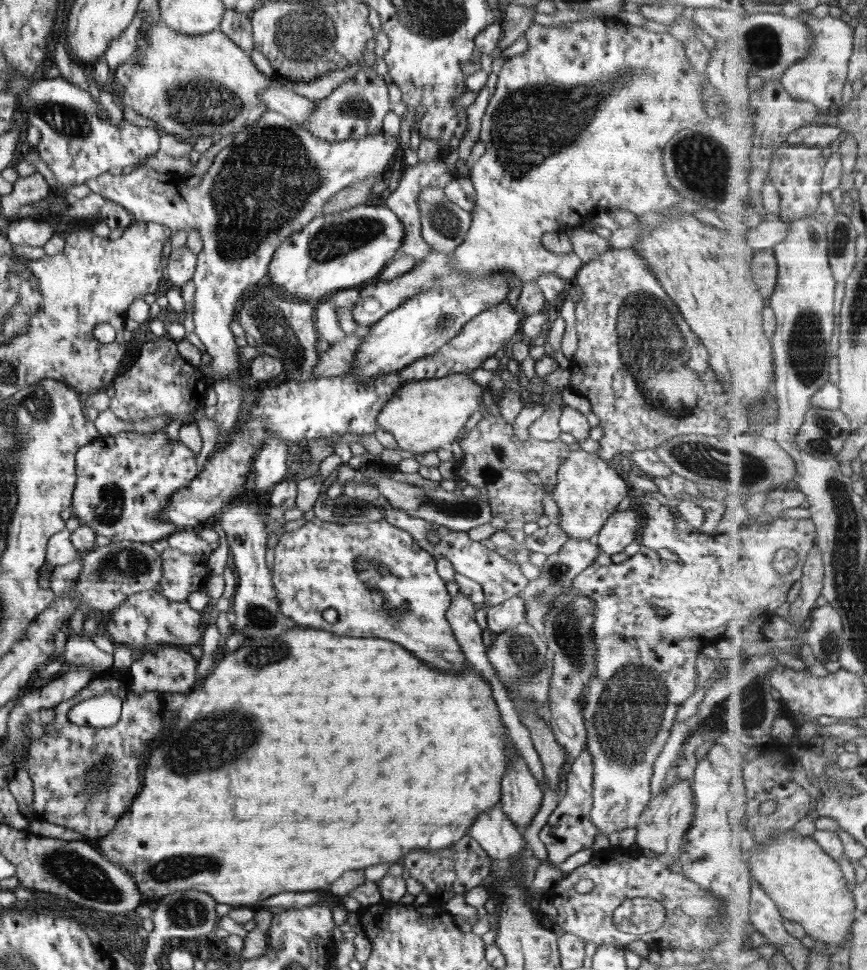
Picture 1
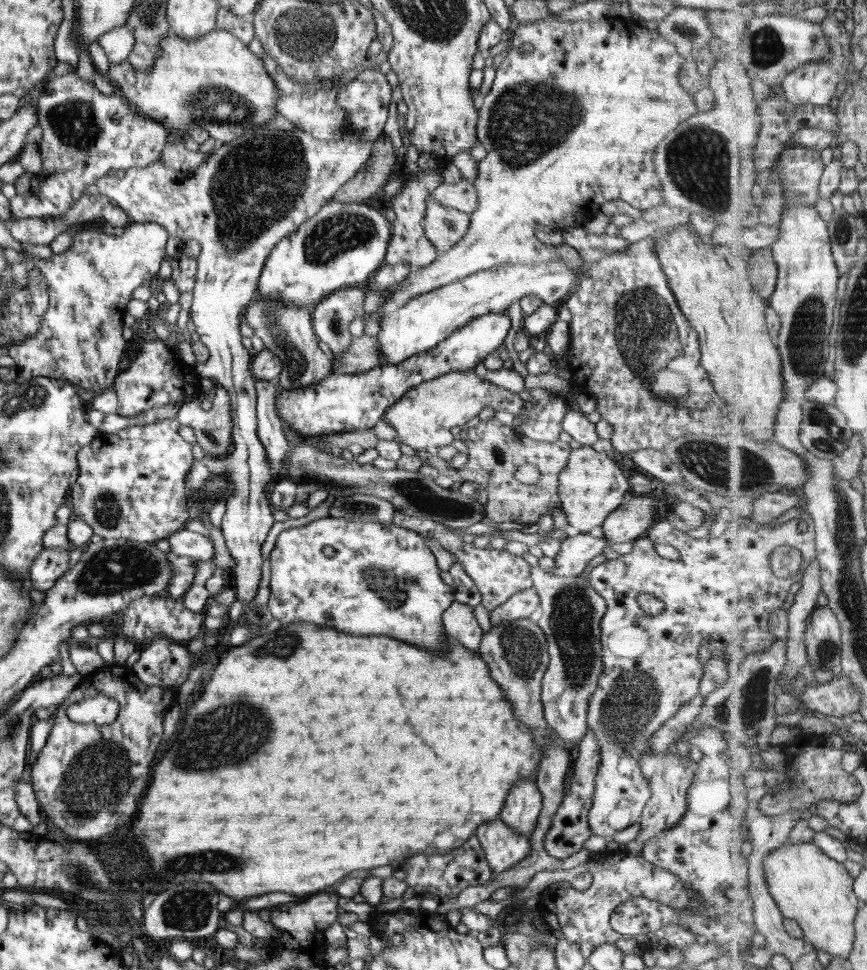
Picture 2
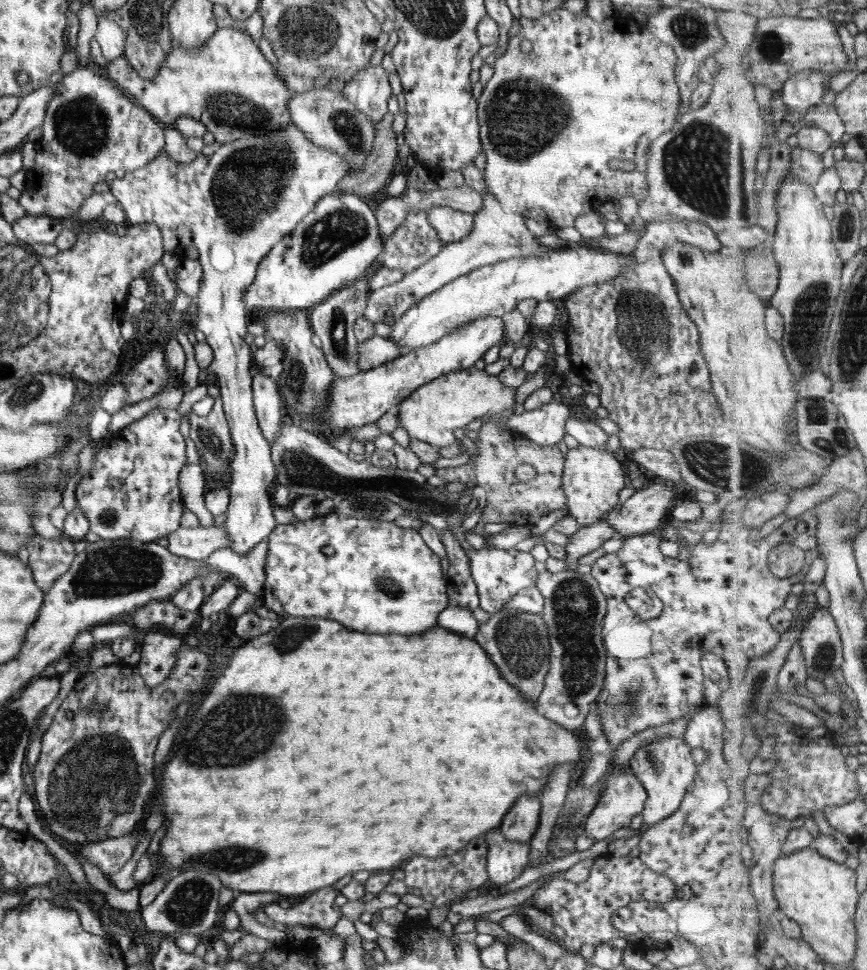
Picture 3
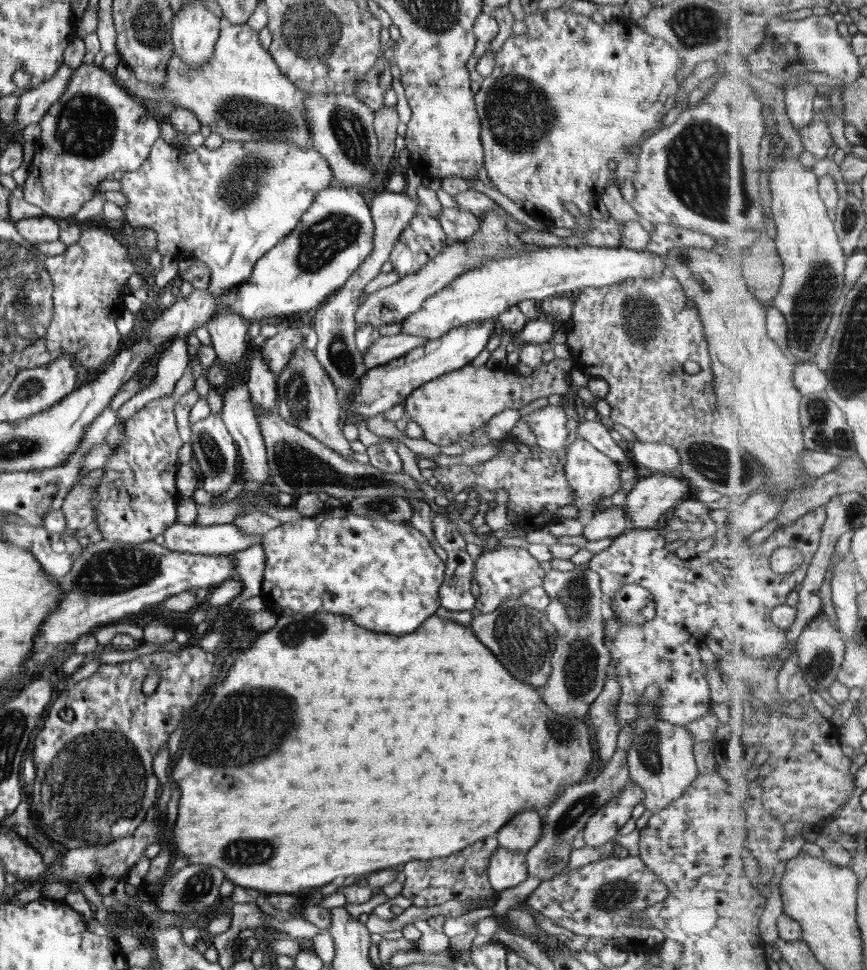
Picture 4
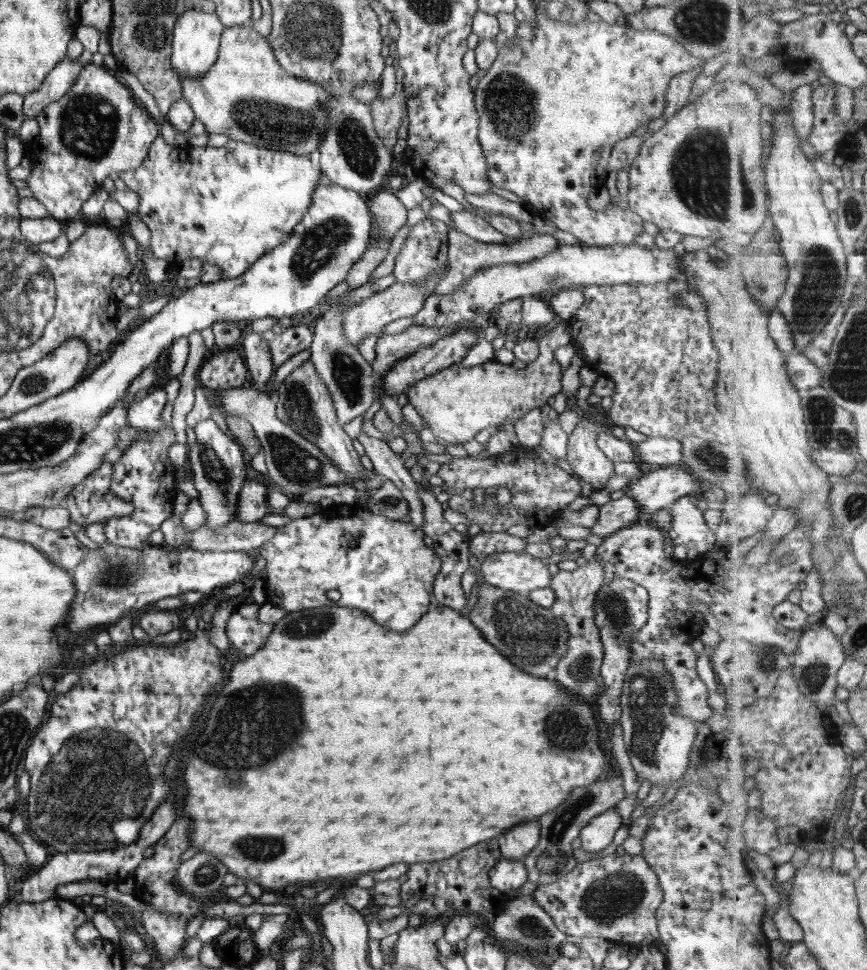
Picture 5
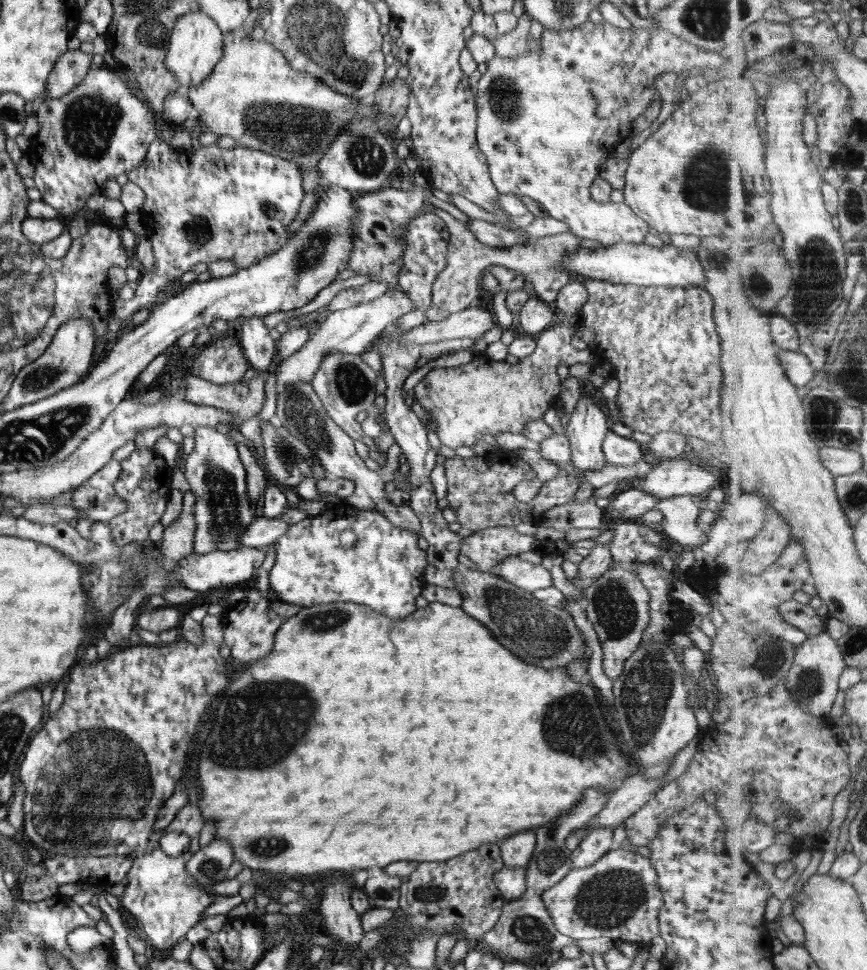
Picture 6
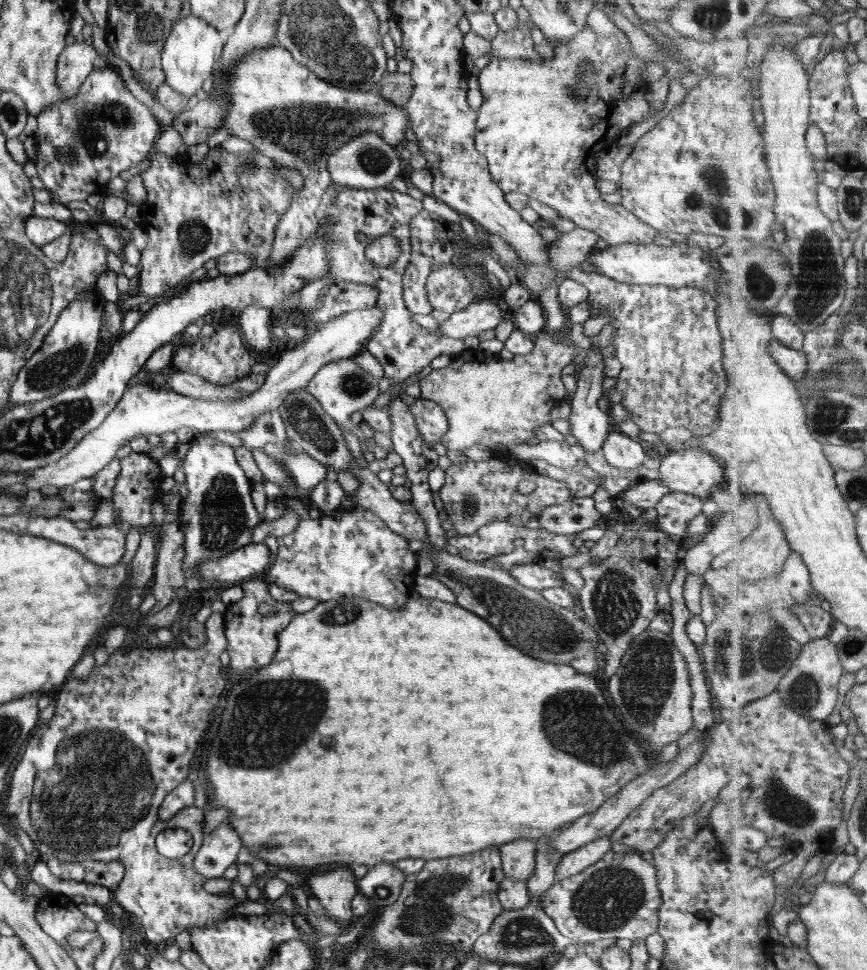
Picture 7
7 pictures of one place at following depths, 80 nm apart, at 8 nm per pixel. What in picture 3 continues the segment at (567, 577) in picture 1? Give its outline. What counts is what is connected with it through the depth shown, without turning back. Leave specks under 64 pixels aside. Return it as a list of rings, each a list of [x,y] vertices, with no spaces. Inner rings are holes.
[[[606,516],[594,524],[589,524],[569,537],[568,544],[564,547],[566,551],[565,560],[570,567],[567,570],[576,570],[579,565],[576,561],[581,556],[602,548],[602,544],[609,538],[617,537],[617,530],[608,522]]]

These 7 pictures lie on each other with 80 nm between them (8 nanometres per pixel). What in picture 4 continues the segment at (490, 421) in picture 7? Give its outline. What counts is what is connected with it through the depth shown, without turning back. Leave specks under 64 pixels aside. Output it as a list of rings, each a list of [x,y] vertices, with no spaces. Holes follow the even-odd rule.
[[[556,357],[548,364],[542,362],[529,376],[524,376],[515,369],[491,369],[485,365],[474,367],[468,364],[416,388],[403,402],[404,418],[419,424],[424,431],[422,438],[428,442],[439,447],[448,446],[478,430],[496,414],[509,409],[519,410],[540,398],[548,399],[550,395],[564,395],[572,386],[568,381],[572,366],[570,357]]]

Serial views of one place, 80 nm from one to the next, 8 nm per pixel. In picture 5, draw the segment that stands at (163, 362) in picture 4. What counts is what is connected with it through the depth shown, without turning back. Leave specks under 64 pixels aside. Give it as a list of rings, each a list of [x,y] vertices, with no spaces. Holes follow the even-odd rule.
[[[178,337],[170,346],[168,354],[168,364],[166,364],[166,369],[164,373],[160,376],[158,382],[154,382],[153,386],[149,387],[149,390],[138,392],[134,398],[130,398],[124,402],[125,409],[131,407],[131,404],[136,401],[142,400],[152,394],[155,390],[162,390],[166,386],[166,382],[170,382],[173,378],[176,378],[176,375],[182,374],[187,358],[189,355],[189,340],[188,337]],[[154,384],[158,386],[154,386]],[[165,384],[165,385],[164,385]]]

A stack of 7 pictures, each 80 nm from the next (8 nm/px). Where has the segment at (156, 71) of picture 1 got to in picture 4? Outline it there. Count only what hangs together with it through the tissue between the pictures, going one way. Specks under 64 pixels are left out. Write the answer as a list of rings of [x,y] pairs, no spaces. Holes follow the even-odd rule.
[[[223,23],[219,37],[217,38],[214,55],[208,62],[194,68],[173,54],[167,66],[167,79],[165,84],[150,84],[138,80],[129,68],[120,63],[116,67],[118,84],[128,90],[140,102],[143,98],[155,100],[163,118],[168,119],[169,114],[176,108],[189,108],[200,121],[200,124],[209,126],[212,132],[218,132],[226,141],[258,141],[272,140],[279,142],[293,142],[298,148],[310,146],[309,124],[305,119],[305,100],[309,93],[299,89],[287,76],[284,76],[276,65],[272,56],[265,50],[258,40],[258,33],[247,23],[227,24]]]

